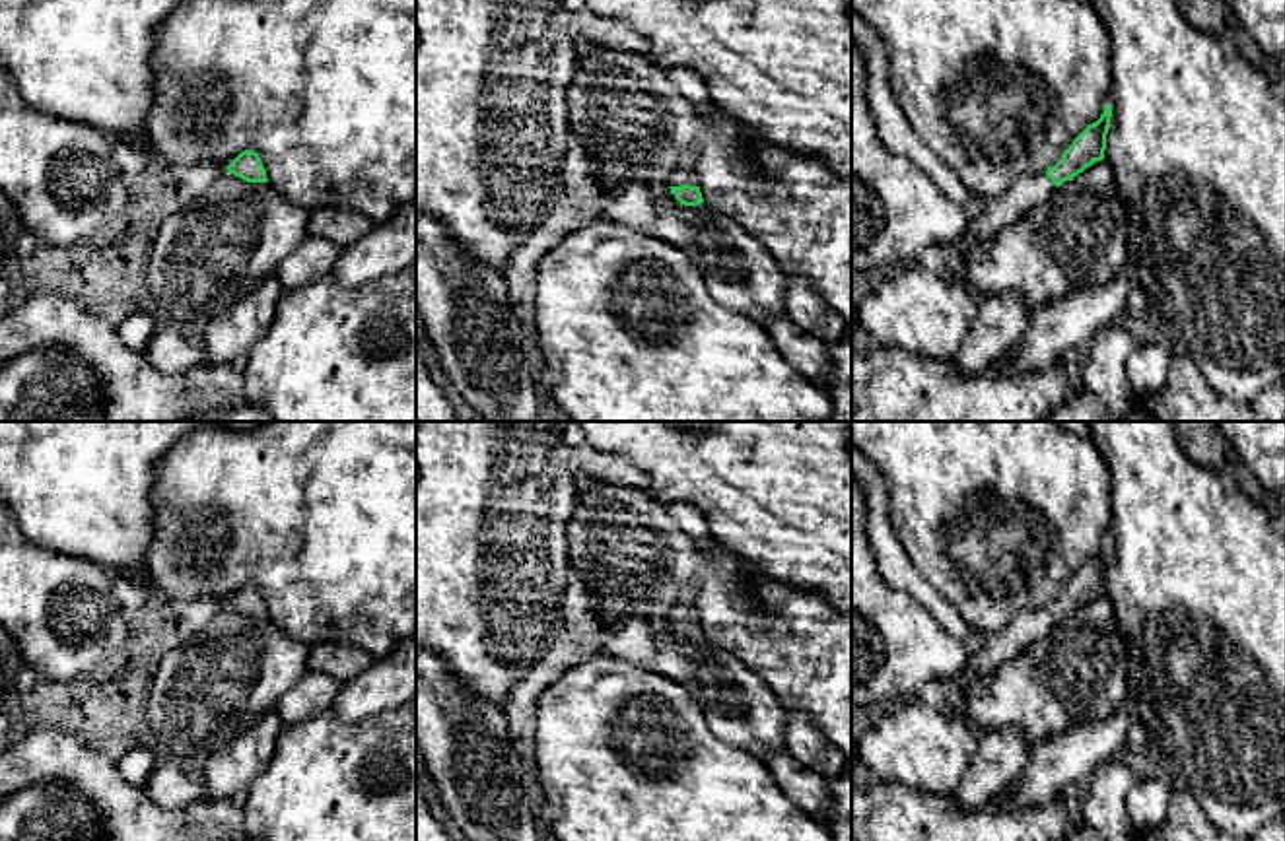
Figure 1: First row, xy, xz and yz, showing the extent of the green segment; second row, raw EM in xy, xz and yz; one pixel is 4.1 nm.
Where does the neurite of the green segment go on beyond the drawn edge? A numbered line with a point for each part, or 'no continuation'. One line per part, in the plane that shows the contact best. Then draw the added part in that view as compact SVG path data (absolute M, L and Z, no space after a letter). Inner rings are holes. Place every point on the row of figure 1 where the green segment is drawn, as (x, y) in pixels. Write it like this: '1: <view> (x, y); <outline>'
1: xz (683, 173); M682 151L671 175L669 186L698 186L698 177L694 171L694 155L690 151Z

